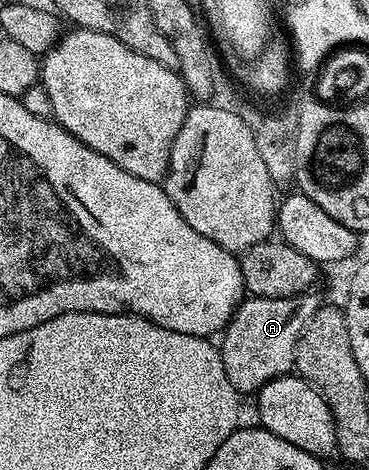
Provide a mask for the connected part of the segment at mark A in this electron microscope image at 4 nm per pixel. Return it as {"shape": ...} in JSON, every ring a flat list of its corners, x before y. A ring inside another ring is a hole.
{"shape":[[314,294,289,296,286,300,263,296,243,299,220,336,224,374,228,374,228,382,232,382,237,392,256,394,268,382,295,371,294,351,298,335,319,304,320,300]]}

